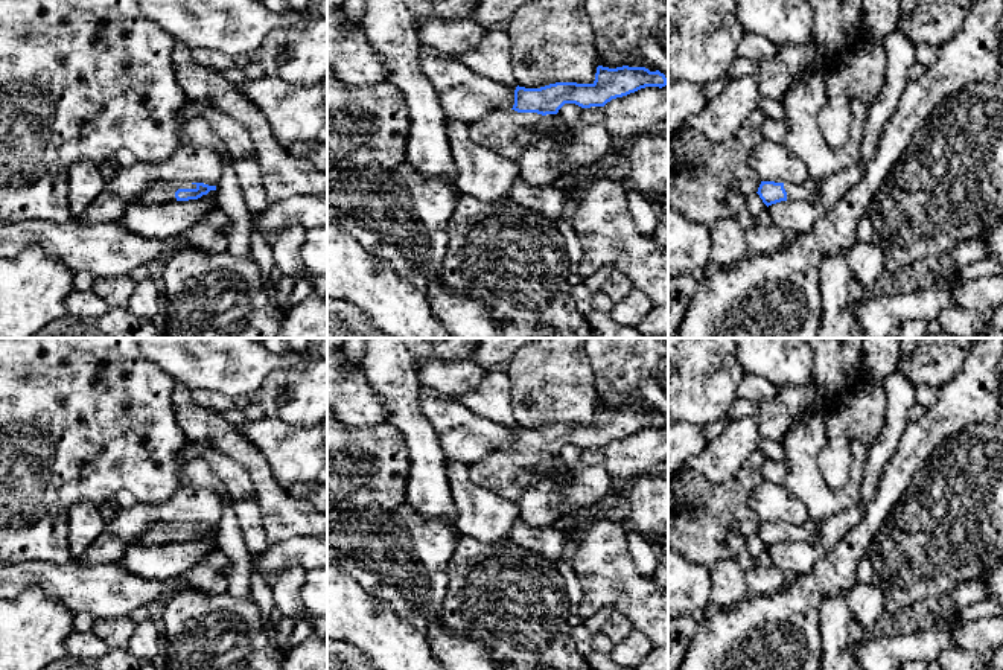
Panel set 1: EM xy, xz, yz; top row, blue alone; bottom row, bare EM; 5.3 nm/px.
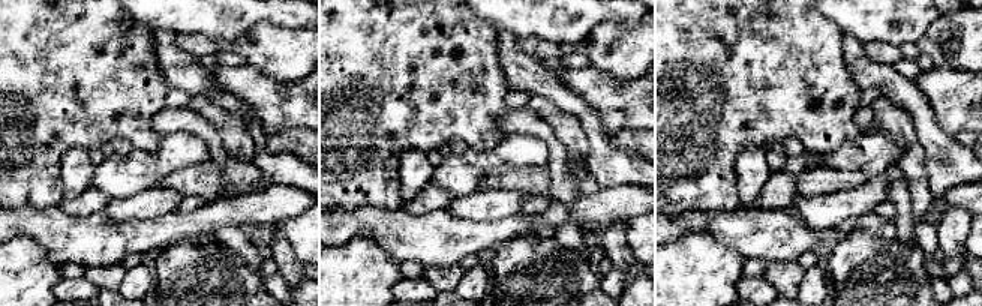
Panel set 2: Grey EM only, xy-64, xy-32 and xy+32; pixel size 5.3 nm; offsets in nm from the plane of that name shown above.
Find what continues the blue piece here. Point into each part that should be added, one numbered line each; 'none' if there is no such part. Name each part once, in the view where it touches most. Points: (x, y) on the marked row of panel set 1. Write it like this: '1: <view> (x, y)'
1: xy (160, 192)

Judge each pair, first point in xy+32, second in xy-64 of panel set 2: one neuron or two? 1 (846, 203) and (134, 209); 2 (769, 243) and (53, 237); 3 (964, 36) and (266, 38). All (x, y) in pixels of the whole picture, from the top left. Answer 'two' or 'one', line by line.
1: one
2: one
3: one

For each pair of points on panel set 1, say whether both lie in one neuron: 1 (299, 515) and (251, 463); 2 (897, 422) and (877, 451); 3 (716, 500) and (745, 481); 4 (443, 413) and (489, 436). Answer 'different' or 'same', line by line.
1: same
2: same
3: same
4: same

